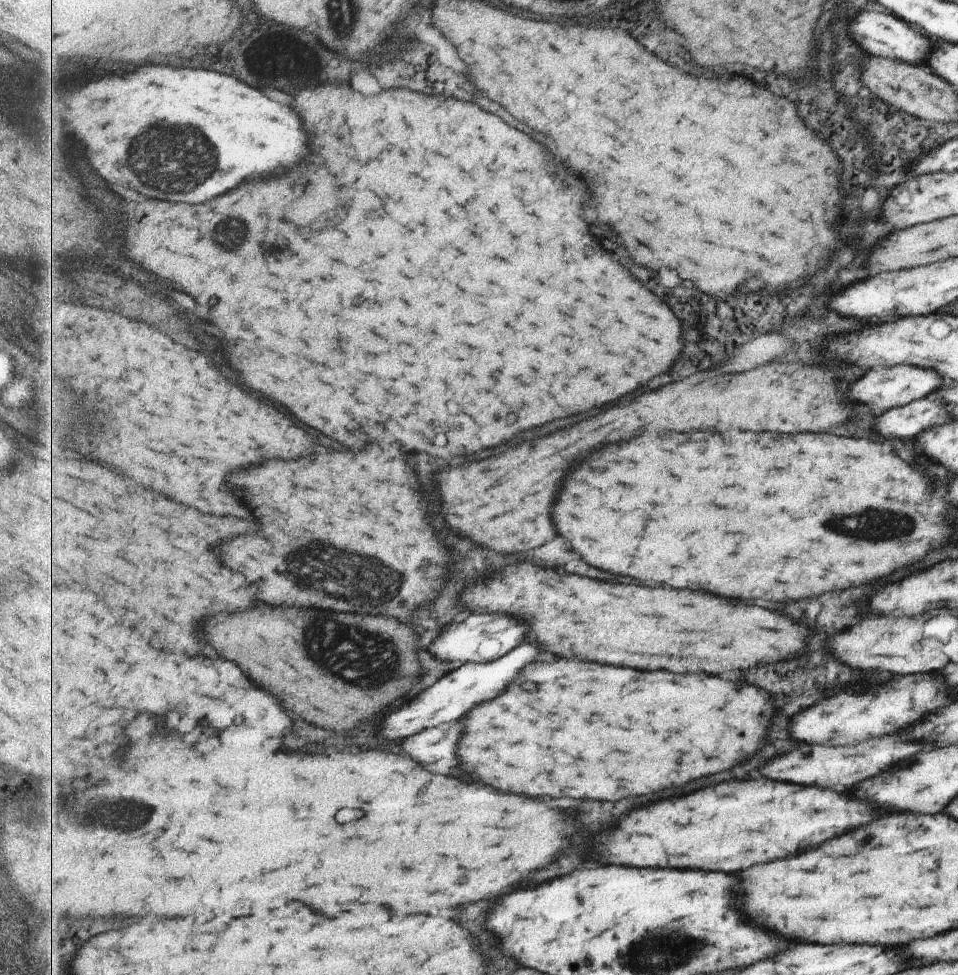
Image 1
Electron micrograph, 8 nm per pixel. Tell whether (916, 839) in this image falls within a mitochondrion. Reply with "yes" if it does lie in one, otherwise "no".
no

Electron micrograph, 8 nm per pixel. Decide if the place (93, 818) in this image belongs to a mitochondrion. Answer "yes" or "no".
yes

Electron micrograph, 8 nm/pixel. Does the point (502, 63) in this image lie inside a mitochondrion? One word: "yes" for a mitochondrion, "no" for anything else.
no

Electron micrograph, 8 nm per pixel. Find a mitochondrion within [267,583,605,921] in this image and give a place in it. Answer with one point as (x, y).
(355, 648)

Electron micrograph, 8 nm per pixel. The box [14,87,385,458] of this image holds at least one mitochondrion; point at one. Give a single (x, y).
(192, 160)

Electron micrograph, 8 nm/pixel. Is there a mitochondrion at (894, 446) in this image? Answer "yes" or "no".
no

